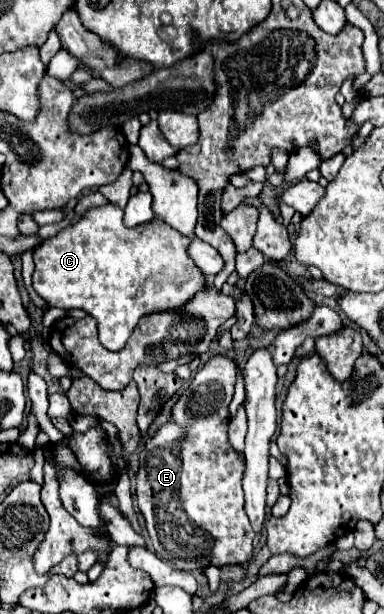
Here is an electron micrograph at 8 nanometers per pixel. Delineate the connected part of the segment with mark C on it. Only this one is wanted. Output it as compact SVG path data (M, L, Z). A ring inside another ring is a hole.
M118 205L90 209L78 223L34 249L34 291L48 307L82 309L98 321L100 343L118 351L144 315L178 311L206 287L206 277L188 255L190 237L160 221L126 227Z

